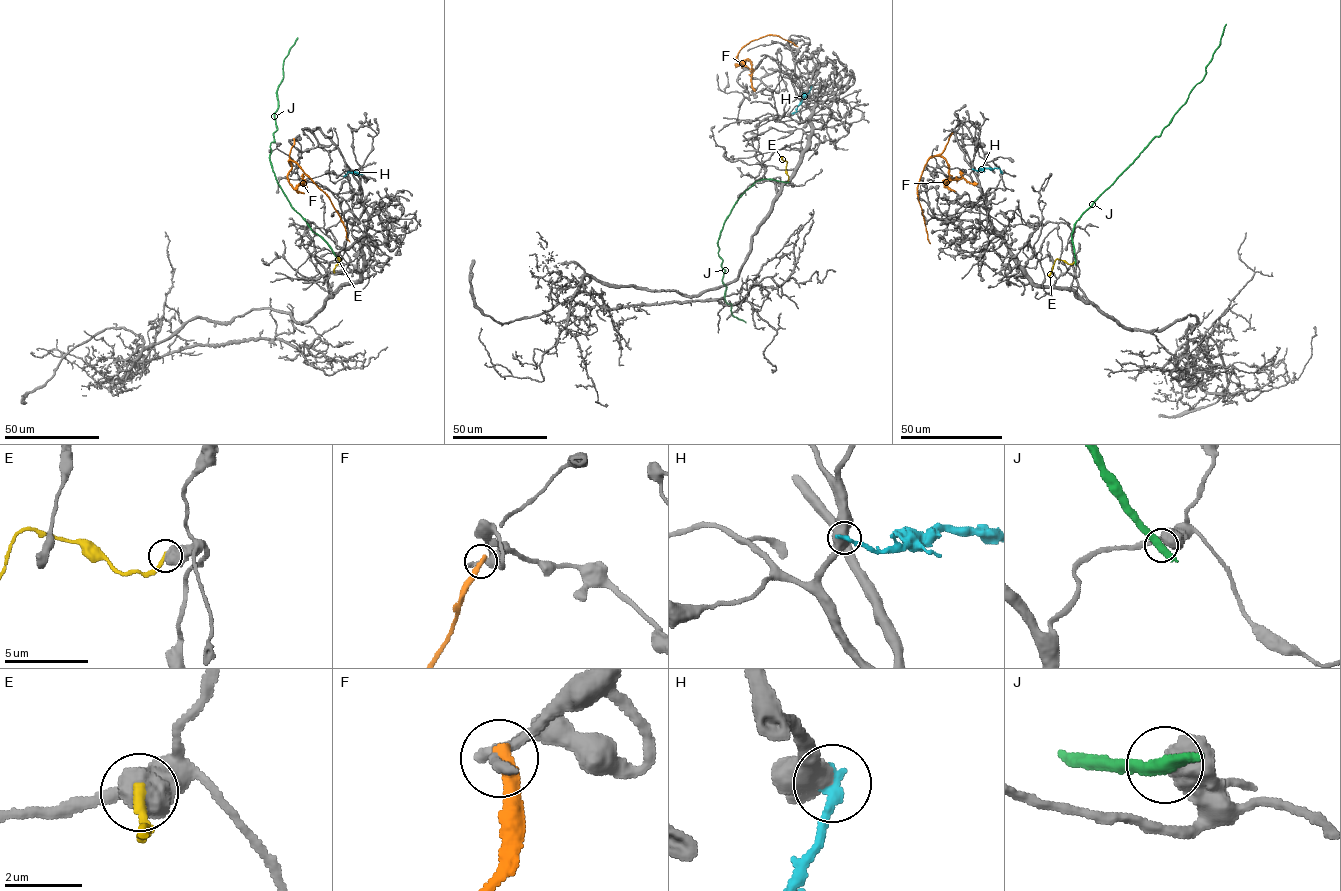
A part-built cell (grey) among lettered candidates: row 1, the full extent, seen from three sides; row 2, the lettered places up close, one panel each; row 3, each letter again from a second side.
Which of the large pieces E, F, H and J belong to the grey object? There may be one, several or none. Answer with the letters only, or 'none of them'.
E

